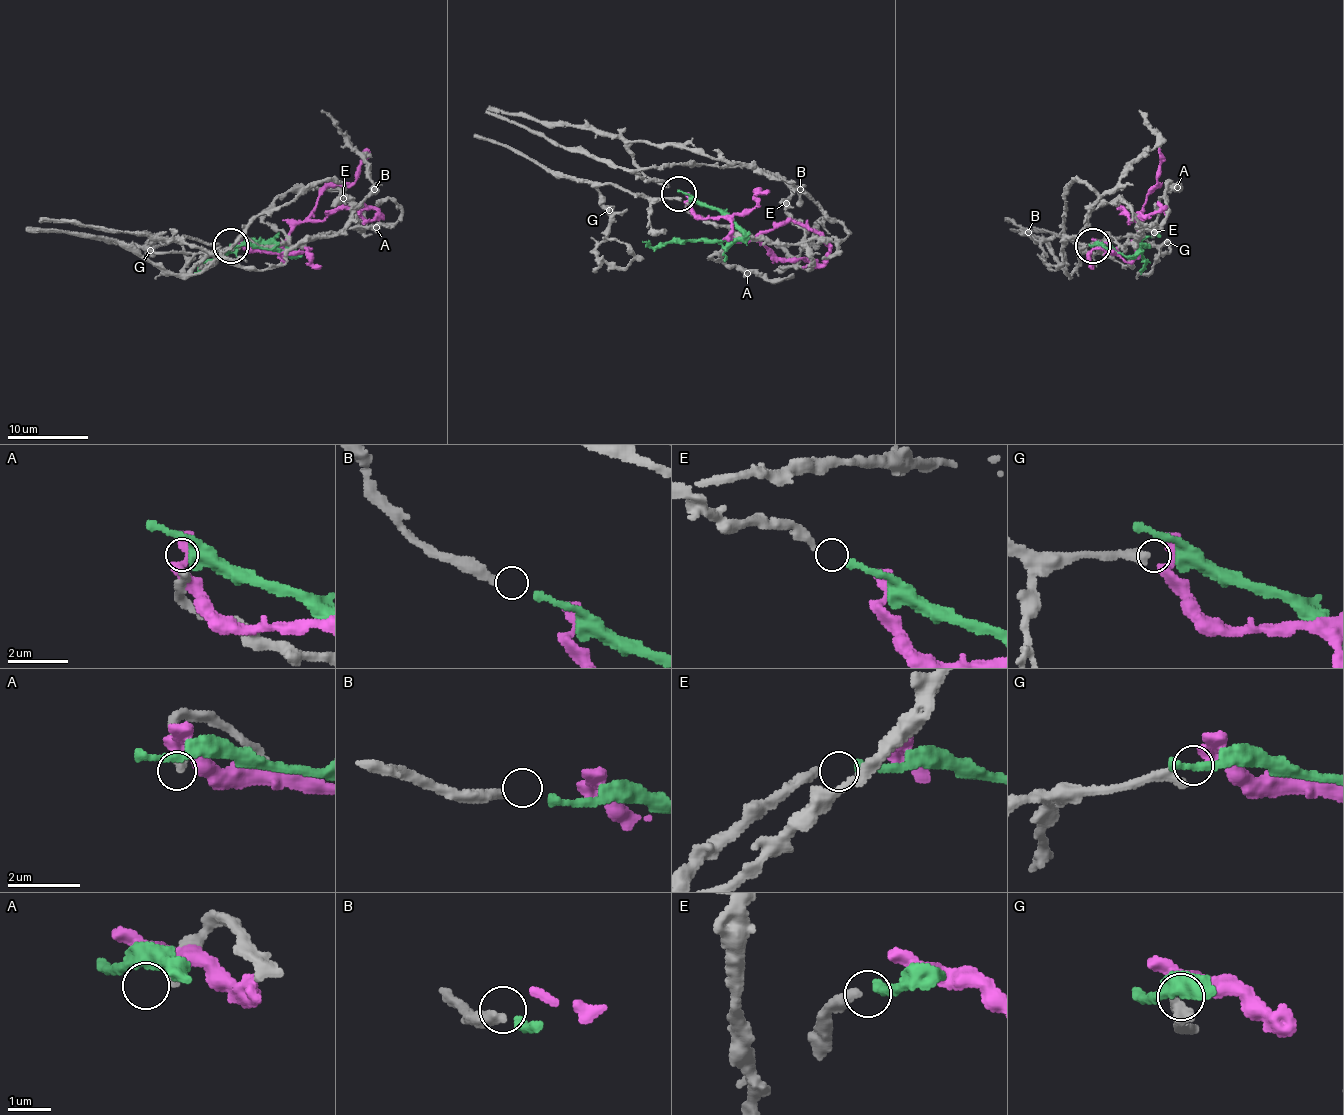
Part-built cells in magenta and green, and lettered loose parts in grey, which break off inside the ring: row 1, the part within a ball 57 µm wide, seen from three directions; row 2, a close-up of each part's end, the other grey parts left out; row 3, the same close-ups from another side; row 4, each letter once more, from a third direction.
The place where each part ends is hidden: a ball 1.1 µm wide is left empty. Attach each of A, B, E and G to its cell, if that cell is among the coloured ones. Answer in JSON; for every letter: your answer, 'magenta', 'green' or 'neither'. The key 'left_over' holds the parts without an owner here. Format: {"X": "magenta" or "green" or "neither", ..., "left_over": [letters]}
{"A": "neither", "B": "neither", "E": "green", "G": "magenta", "left_over": ["A", "B"]}

